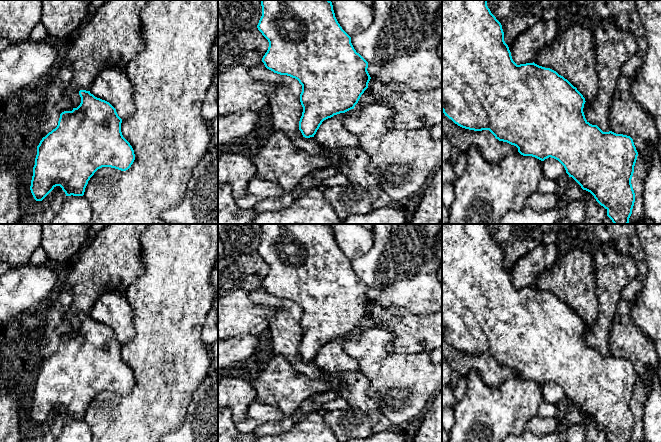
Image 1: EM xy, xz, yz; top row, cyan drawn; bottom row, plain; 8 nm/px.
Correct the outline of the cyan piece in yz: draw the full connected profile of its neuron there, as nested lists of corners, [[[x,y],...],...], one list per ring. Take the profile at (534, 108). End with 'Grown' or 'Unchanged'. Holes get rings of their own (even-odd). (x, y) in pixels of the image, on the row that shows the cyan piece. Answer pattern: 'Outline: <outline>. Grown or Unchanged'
Outline: [[[442,0],[442,111],[458,126],[474,130],[489,130],[499,141],[507,142],[518,148],[523,156],[532,156],[541,161],[551,157],[558,160],[583,190],[590,192],[596,201],[607,210],[607,216],[614,224],[628,224],[635,202],[635,193],[631,184],[638,152],[630,136],[603,132],[597,125],[590,124],[584,115],[585,98],[567,79],[556,71],[533,63],[517,65],[511,56],[508,45],[504,41],[501,23],[491,13],[487,0]]]. Unchanged

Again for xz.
Outline: [[[261,0],[261,6],[262,16],[257,28],[269,42],[262,62],[267,69],[295,78],[302,85],[303,112],[299,130],[305,138],[314,137],[324,120],[354,109],[371,79],[368,62],[356,52],[351,37],[338,23],[330,0]]]. Unchanged

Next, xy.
Outline: [[[80,90],[79,95],[80,105],[62,112],[57,127],[37,146],[30,186],[36,201],[42,201],[56,186],[60,186],[66,196],[83,196],[88,181],[98,169],[111,167],[126,171],[135,160],[132,146],[122,135],[122,119],[116,109],[90,91]]]. Unchanged

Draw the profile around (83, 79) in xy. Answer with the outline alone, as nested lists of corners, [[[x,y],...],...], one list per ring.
[[[108,0],[97,8],[94,15],[88,18],[81,28],[80,35],[72,42],[73,45],[69,55],[63,61],[62,67],[71,65],[73,69],[72,80],[65,91],[67,98],[70,98],[72,93],[79,93],[80,90],[90,91],[90,87],[95,78],[108,64],[112,67],[120,67],[125,71],[129,61],[143,50],[145,42],[143,41],[141,32],[141,12],[148,1],[149,0]]]

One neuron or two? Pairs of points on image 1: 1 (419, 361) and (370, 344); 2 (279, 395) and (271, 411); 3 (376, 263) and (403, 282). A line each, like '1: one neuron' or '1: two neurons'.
1: one neuron
2: two neurons
3: one neuron

